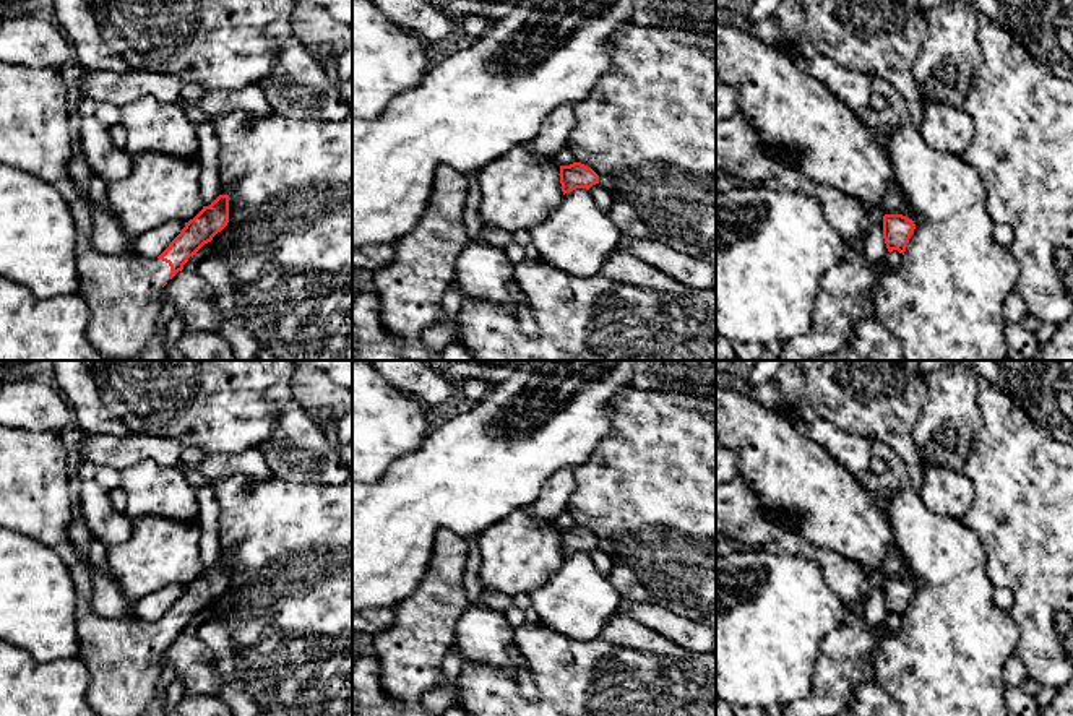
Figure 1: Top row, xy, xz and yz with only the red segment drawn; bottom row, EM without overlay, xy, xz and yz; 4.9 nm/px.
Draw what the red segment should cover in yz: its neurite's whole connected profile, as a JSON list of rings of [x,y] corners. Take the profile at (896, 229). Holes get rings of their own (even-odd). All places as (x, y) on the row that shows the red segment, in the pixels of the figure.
[[[885,214],[883,216],[883,239],[888,252],[898,250],[904,255],[909,239],[916,229],[912,219],[903,214]]]

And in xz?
[[[573,162],[570,166],[560,166],[560,183],[563,195],[576,188],[589,190],[593,185],[599,183],[599,175],[591,167]]]

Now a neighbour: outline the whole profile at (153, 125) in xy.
[[[141,96],[120,107],[120,122],[127,132],[127,153],[133,157],[159,153],[183,159],[198,157],[195,125],[188,122],[180,102],[162,102]]]

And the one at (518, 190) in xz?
[[[528,144],[515,146],[482,167],[476,177],[480,187],[479,216],[482,222],[508,232],[529,231],[563,200],[560,164],[554,157],[537,159]]]

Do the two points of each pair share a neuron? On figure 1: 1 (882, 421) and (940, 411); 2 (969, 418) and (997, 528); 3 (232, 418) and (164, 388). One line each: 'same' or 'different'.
1: different
2: different
3: same

